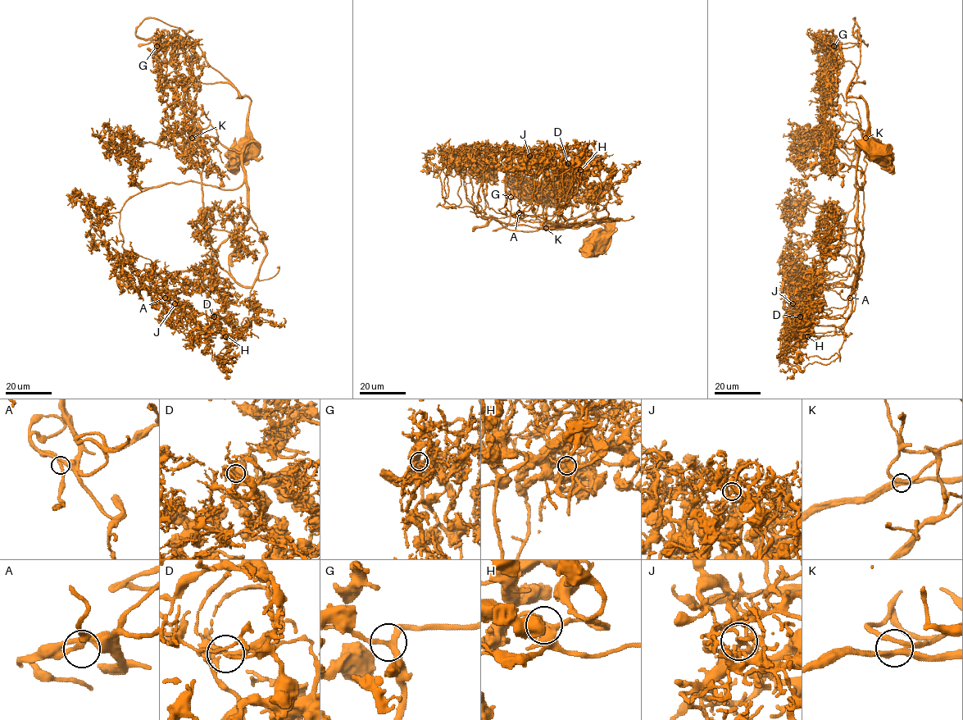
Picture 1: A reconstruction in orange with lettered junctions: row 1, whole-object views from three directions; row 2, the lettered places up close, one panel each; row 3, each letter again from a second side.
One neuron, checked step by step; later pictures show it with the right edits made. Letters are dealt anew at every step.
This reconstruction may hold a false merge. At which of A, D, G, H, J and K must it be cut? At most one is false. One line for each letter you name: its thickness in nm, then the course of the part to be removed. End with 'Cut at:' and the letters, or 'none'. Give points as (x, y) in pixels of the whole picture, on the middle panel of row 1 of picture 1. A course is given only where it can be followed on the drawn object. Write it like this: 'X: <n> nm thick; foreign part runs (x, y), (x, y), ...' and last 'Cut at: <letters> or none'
Cut at: none

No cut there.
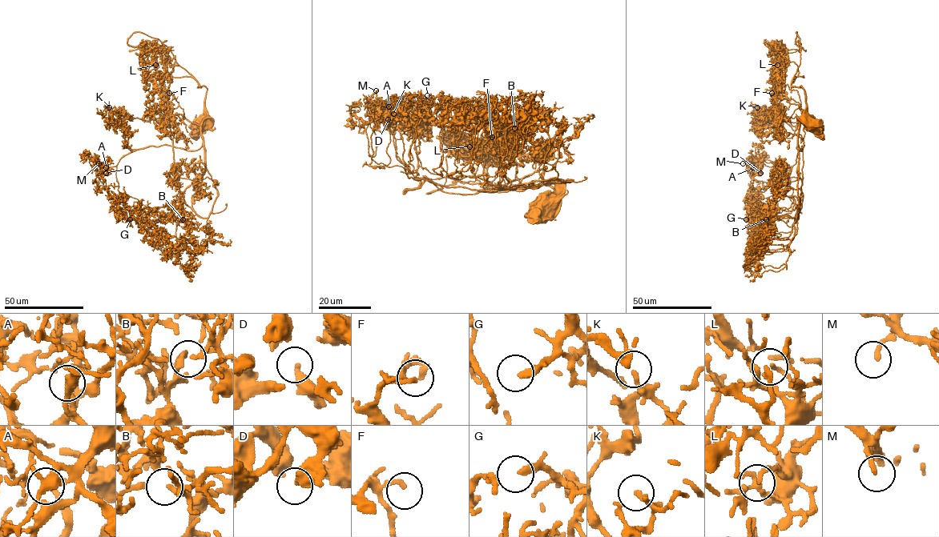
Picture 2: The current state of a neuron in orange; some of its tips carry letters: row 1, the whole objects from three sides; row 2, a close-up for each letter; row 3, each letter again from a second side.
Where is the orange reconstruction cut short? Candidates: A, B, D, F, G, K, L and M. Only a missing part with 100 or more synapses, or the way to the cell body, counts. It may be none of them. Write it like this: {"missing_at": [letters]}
{"missing_at": []}

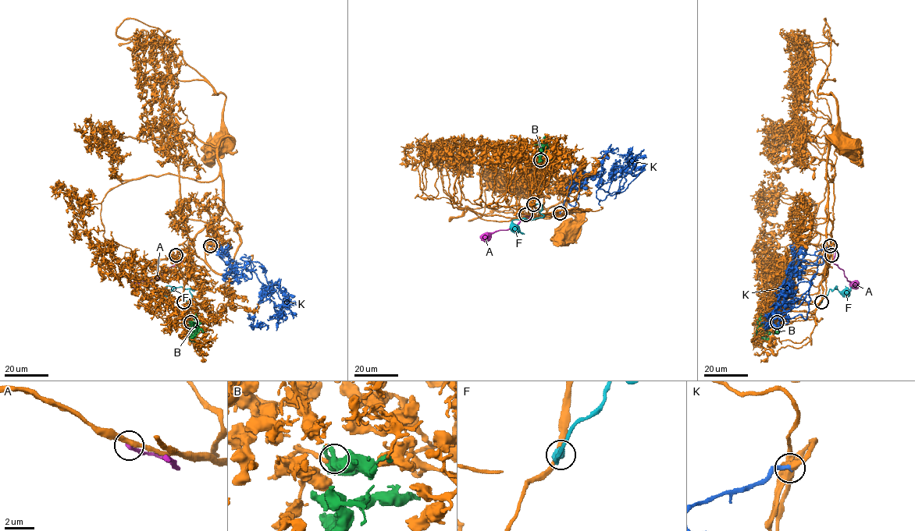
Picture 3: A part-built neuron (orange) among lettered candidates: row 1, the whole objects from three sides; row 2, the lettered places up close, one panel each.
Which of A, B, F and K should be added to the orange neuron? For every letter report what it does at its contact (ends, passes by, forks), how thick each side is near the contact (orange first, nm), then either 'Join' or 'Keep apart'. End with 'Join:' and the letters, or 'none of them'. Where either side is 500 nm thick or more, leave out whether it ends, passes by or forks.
A: It ends there. Thickness 400 nm (orange) against 240 nm. Keep apart
B: It ends there. Thickness 140 nm (orange) against 220 nm. Join
F: It ends there. Thickness 300 nm (orange) against 340 nm. Keep apart
K: It ends there. Thickness 320 nm (orange) against 360 nm. Join
Join: B, K

